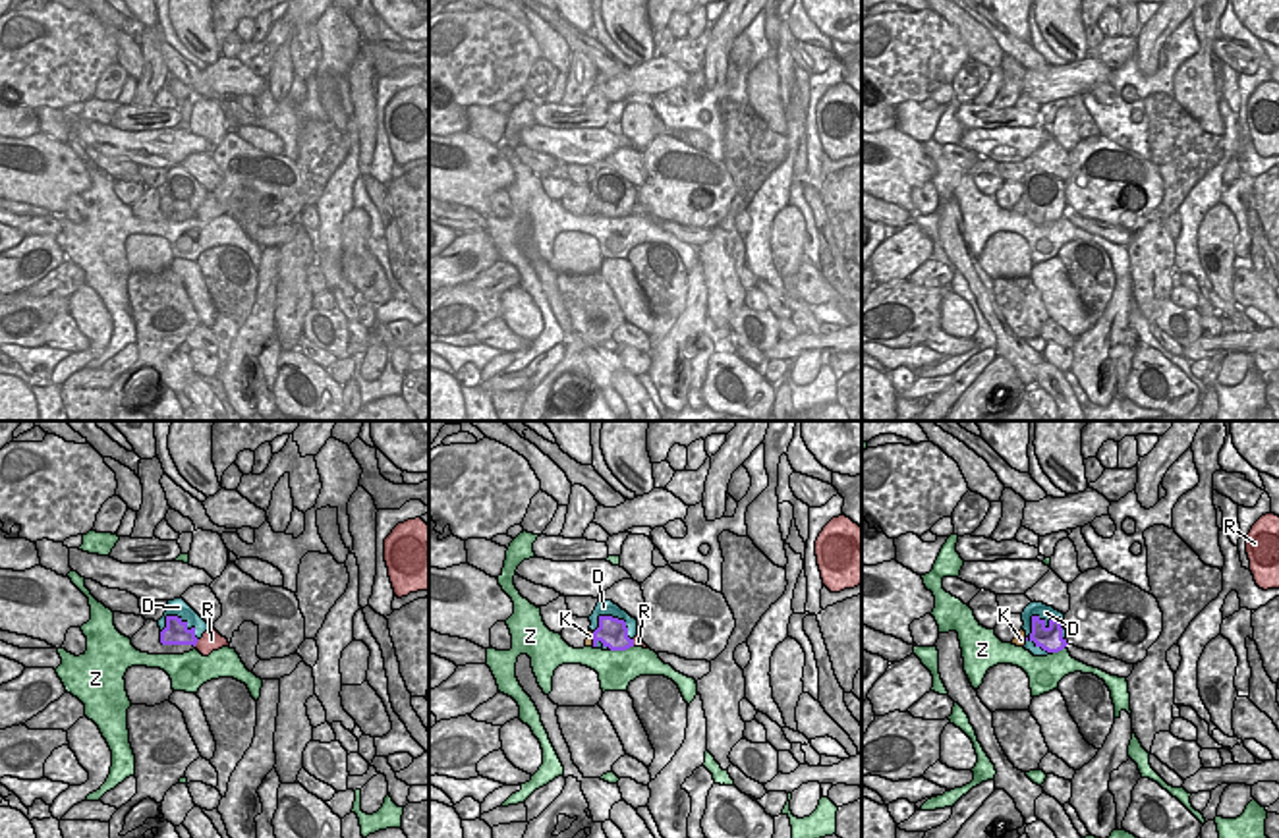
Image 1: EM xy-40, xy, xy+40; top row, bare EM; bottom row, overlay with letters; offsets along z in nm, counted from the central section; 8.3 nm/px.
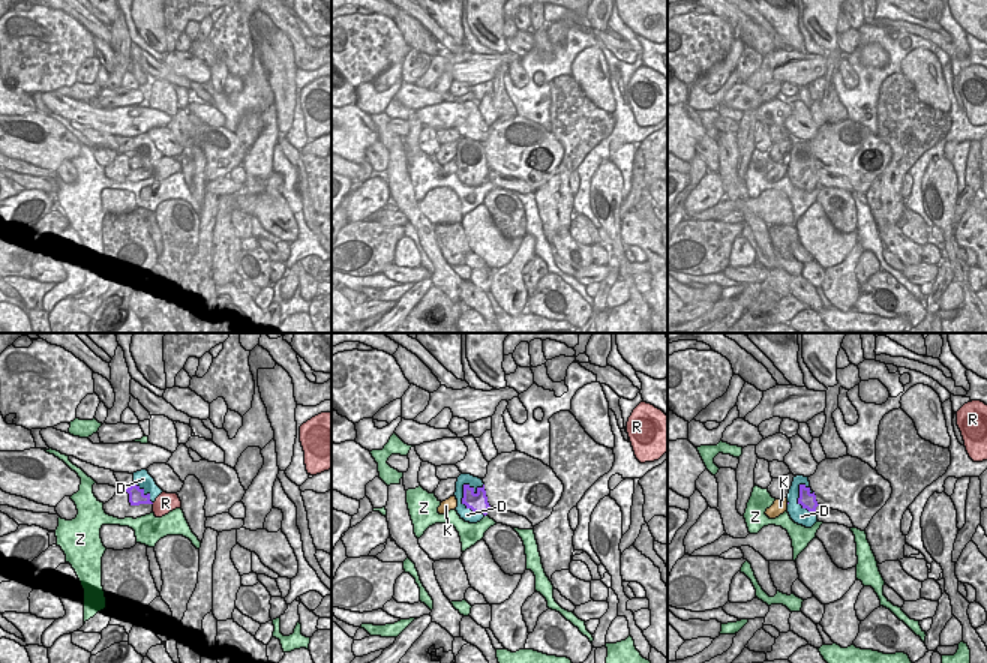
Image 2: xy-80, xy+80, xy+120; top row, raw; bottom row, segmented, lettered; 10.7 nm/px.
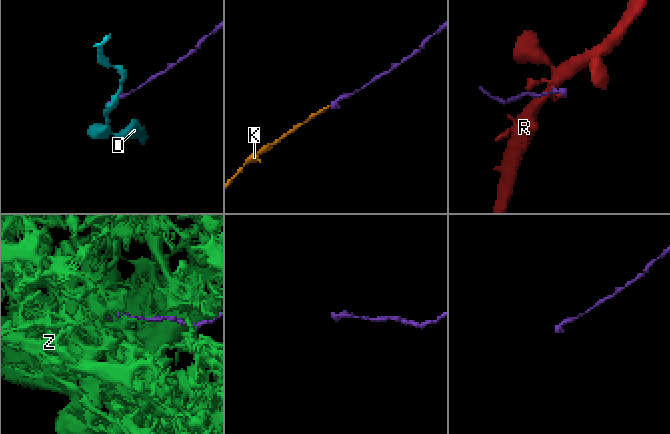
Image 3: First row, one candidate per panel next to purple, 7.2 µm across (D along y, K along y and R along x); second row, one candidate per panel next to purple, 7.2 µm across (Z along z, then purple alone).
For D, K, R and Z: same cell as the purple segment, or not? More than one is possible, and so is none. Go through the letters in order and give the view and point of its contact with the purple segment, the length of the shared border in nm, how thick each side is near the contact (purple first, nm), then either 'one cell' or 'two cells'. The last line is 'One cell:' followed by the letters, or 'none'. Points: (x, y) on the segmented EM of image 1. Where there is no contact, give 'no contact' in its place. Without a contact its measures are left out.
D: xy+40 (1030, 638) | 380 nm | 200/130 nm | two cells
K: xy (594, 640) | 130 nm | 240/60 nm | one cell
R: xy-40 (196, 643) | 80 nm | 200/170 nm | two cells
Z: xy (621, 649) | 200 nm | 240/320 nm | two cells
One cell: K

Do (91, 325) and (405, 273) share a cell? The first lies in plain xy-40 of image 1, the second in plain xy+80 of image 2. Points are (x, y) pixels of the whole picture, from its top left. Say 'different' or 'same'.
different

